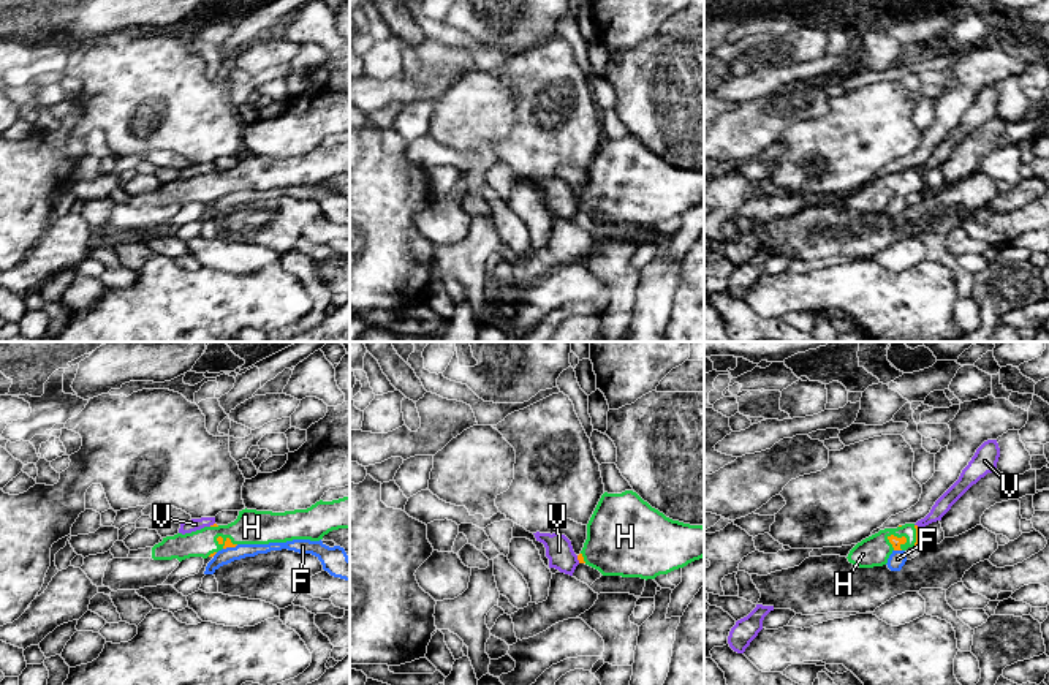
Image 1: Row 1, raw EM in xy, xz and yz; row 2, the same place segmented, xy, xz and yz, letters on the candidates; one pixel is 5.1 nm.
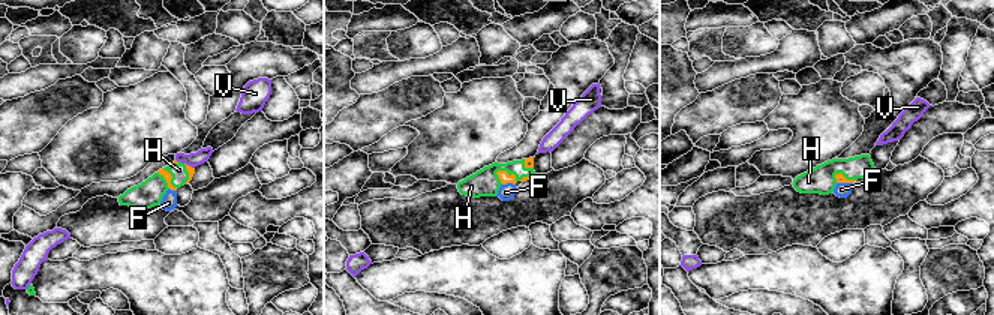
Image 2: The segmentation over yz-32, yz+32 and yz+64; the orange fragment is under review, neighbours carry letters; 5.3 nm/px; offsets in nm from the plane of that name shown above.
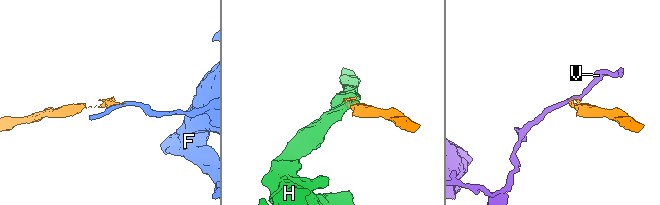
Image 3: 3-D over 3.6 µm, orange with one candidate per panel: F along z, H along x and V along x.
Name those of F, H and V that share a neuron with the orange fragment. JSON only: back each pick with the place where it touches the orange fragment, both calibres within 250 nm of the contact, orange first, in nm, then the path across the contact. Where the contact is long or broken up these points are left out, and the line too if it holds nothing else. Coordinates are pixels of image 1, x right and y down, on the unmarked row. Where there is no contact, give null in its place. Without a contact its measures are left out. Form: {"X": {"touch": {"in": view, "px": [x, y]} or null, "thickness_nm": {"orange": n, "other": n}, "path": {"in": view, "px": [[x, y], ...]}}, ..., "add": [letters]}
{"H": {"touch": {"in": "yz", "px": [896, 182]}, "thickness_nm": {"orange": 50, "other": 160}}, "add": ["H"]}

